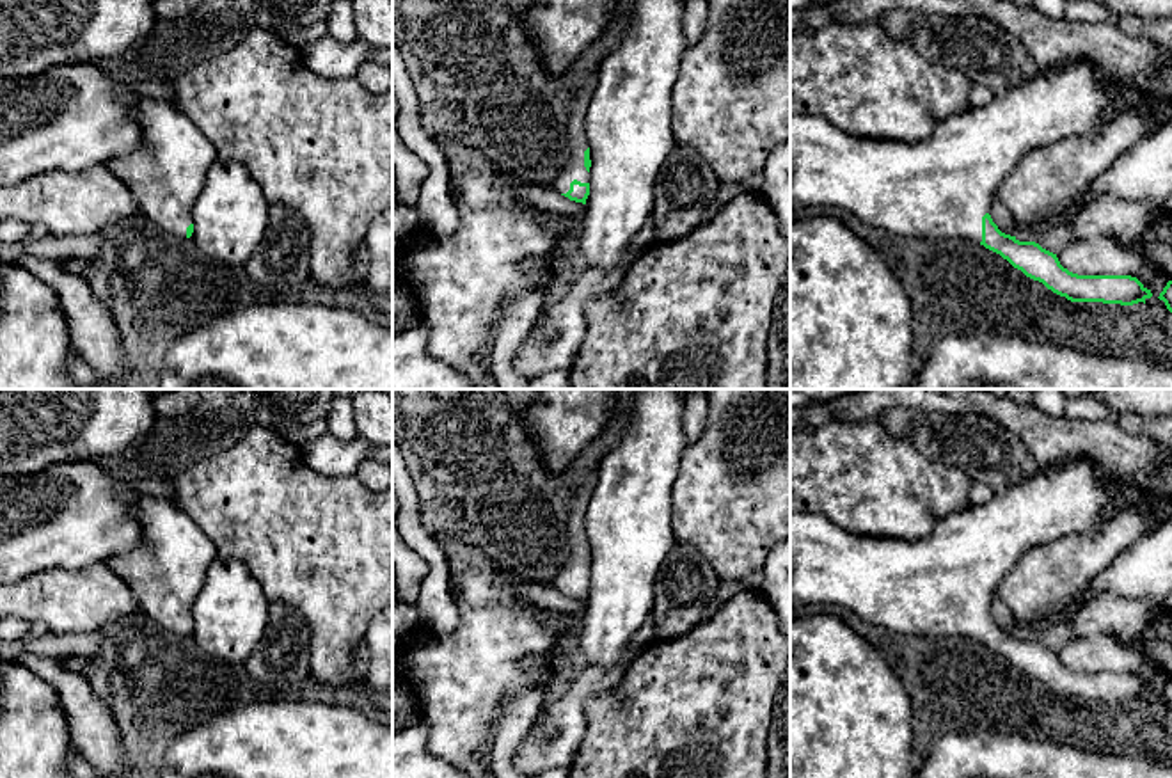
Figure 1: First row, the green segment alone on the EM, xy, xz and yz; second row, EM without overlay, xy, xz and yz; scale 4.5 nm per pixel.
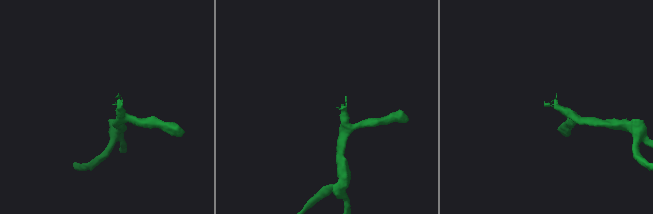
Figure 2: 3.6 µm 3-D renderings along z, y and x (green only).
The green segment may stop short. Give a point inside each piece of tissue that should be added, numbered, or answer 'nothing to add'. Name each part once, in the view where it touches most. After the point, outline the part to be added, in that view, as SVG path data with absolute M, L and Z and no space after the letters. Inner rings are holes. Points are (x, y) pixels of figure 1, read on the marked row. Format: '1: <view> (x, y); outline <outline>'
1: xz (574, 167); outline M590 73L586 76L584 87L577 92L577 96L572 99L570 105L568 124L566 124L570 155L550 181L550 185L559 194L566 194L574 179L581 183L590 183L590 172L584 167L584 151L588 149L584 121L586 121L588 101L593 94L595 85L597 85L597 75Z

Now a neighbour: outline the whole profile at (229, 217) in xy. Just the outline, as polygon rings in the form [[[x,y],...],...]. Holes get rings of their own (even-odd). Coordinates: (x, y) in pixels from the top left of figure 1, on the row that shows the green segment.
[[[215,160],[192,210],[192,240],[208,256],[243,266],[268,227],[270,202],[238,162]]]

